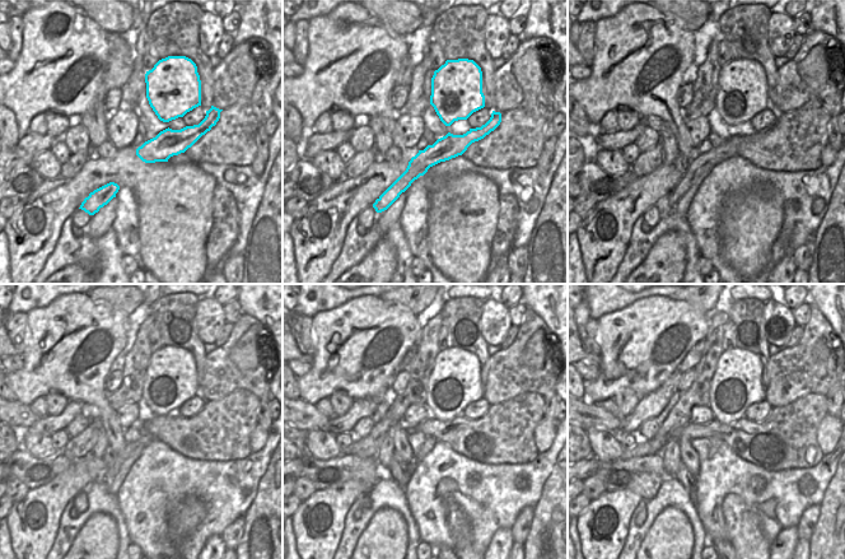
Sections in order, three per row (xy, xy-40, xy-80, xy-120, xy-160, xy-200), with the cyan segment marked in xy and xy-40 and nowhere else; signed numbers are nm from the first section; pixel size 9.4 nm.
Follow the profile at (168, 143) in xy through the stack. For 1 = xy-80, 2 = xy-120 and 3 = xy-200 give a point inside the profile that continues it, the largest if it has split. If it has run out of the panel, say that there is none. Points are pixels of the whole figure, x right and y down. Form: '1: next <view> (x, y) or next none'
1: next xy-80 (701, 164)
2: next xy-120 (144, 441)
3: next xy-200 (715, 442)

